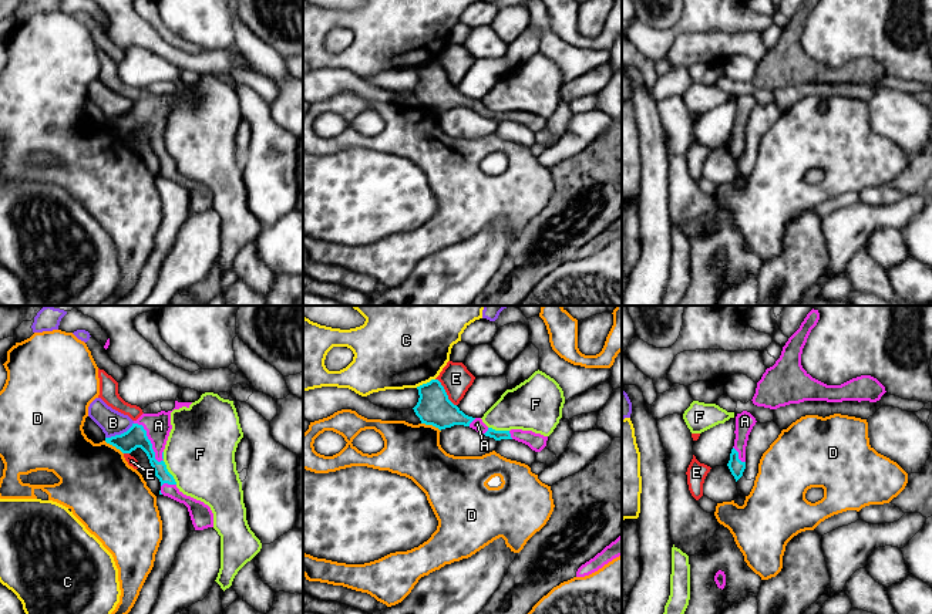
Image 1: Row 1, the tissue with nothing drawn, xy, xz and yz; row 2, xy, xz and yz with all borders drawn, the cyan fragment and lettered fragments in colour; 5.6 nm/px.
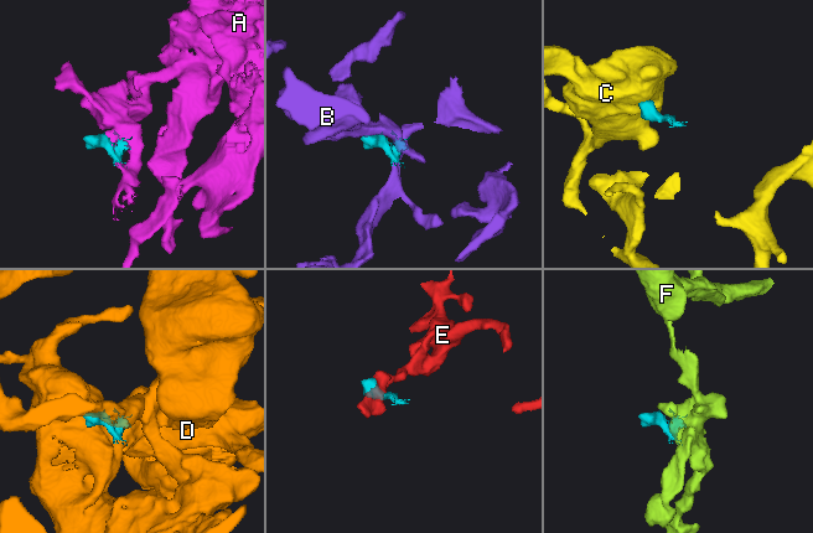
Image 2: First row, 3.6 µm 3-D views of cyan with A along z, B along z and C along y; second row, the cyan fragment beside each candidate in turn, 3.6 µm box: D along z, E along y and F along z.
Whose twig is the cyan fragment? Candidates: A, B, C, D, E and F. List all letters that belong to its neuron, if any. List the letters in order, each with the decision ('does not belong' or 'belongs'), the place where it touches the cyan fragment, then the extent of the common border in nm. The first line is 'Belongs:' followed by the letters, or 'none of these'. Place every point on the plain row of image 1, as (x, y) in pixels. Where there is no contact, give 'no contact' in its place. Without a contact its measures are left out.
Belongs: A
A: belongs | xy (150, 124) | 280 nm
B: does not belong | xy (121, 115) | 180 nm
C: does not belong | xz (424, 66) | 120 nm
D: does not belong | xz (431, 105) | 120 nm
E: does not belong | xz (446, 74) | 200 nm
F: does not belong | xy (168, 154) | 160 nm

